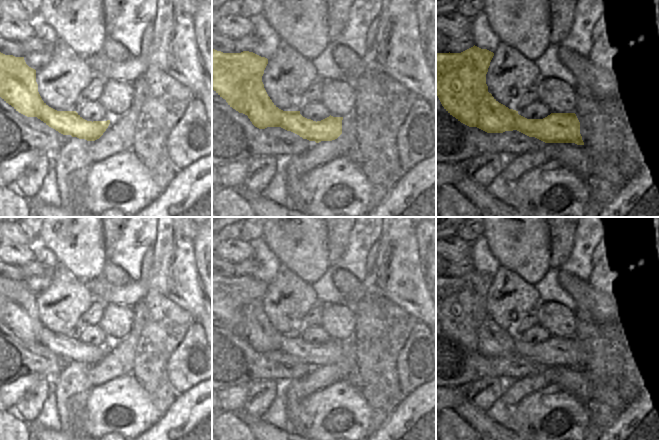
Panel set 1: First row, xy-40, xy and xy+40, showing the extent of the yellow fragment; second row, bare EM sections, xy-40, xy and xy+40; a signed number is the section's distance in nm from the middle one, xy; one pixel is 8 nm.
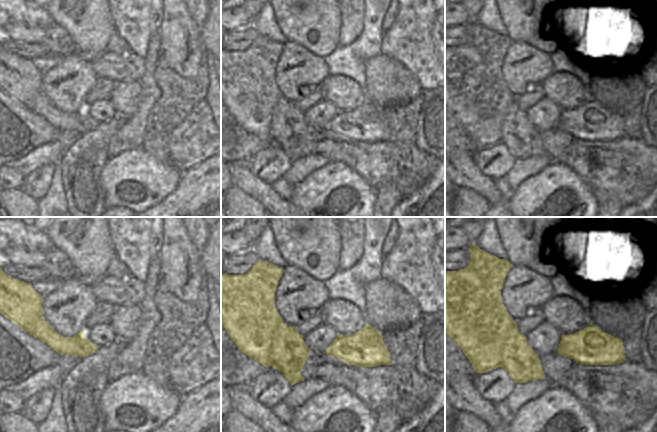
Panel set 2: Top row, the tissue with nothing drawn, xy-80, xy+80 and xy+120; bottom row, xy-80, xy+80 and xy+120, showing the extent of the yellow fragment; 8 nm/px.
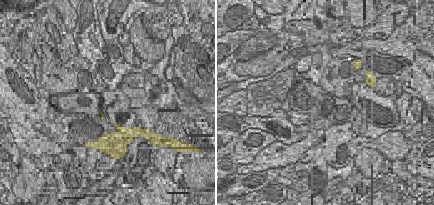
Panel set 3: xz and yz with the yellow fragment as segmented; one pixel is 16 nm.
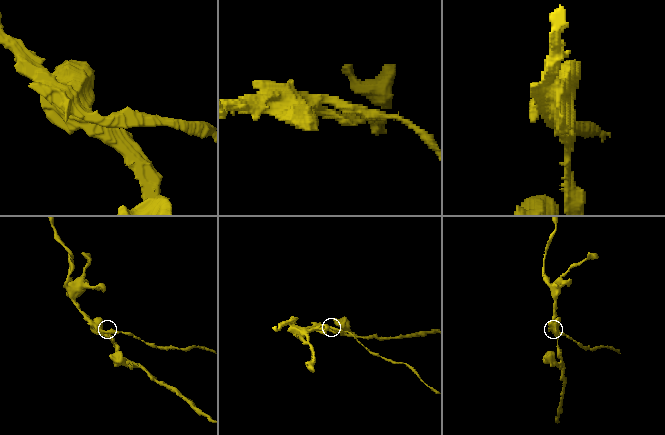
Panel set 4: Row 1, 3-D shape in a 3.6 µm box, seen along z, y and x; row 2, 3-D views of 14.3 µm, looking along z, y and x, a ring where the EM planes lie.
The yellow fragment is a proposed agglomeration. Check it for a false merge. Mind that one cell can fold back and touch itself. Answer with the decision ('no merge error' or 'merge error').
merge error

